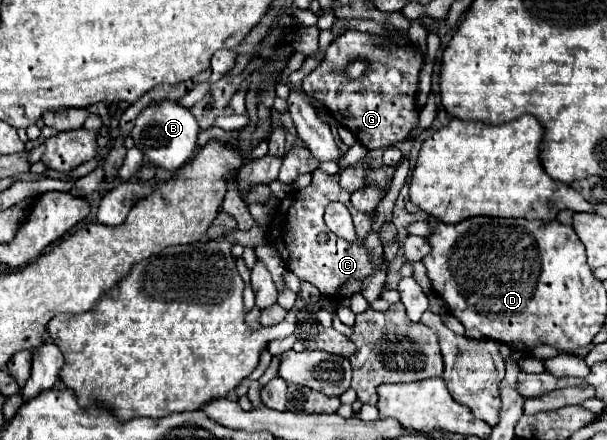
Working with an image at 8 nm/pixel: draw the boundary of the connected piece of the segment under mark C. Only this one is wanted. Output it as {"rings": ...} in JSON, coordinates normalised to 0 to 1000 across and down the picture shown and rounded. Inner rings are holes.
{"rings":[[[521,384],[514,393],[514,416],[504,430],[481,434],[458,461],[458,470],[451,475],[448,502],[438,520],[438,548],[458,570],[458,580],[471,598],[471,611],[481,616],[494,639],[507,639],[527,666],[534,666],[534,675],[540,675],[547,684],[560,684],[560,680],[580,675],[586,666],[596,666],[603,634],[610,625],[616,625],[619,616],[626,616],[626,611],[639,616],[639,598],[633,589],[626,602],[613,598],[610,570],[600,557],[603,534],[613,525],[613,493],[616,493],[616,484],[600,484],[600,480],[590,480],[580,470],[577,439],[560,425],[557,398],[540,398],[527,384]],[[547,457],[560,457],[577,480],[583,480],[583,520],[586,520],[583,548],[560,543],[537,516],[534,475]],[[527,534],[537,534],[534,552],[524,548]]]}

